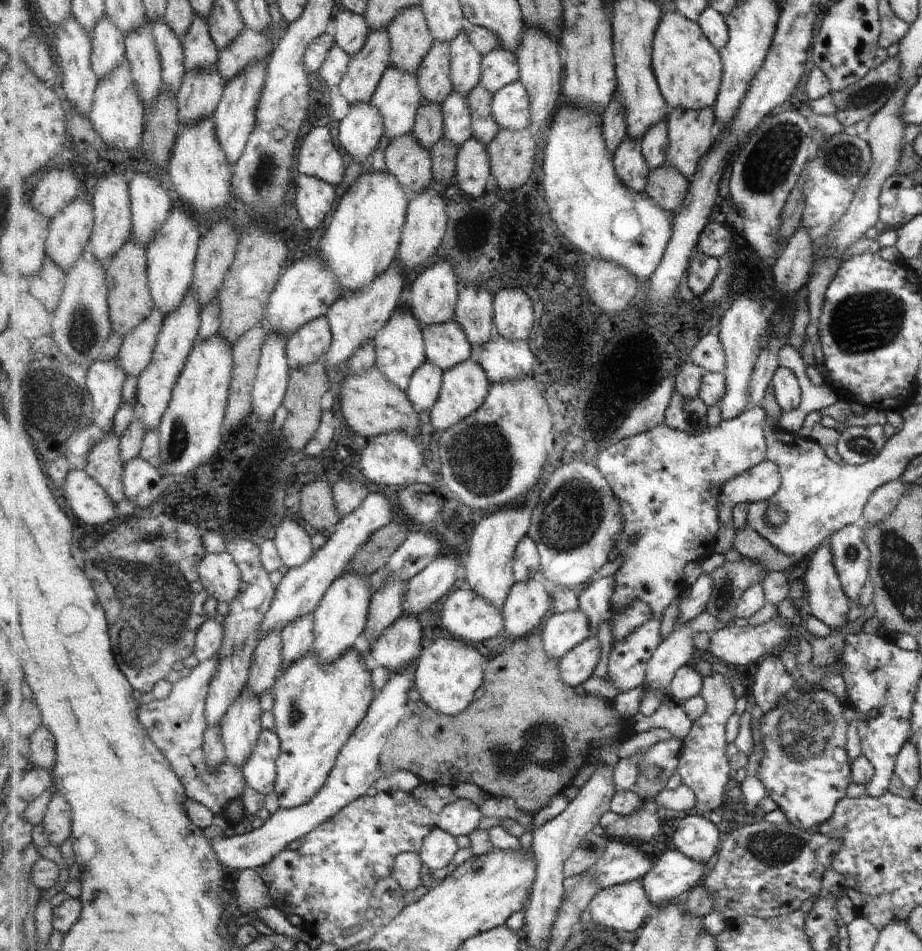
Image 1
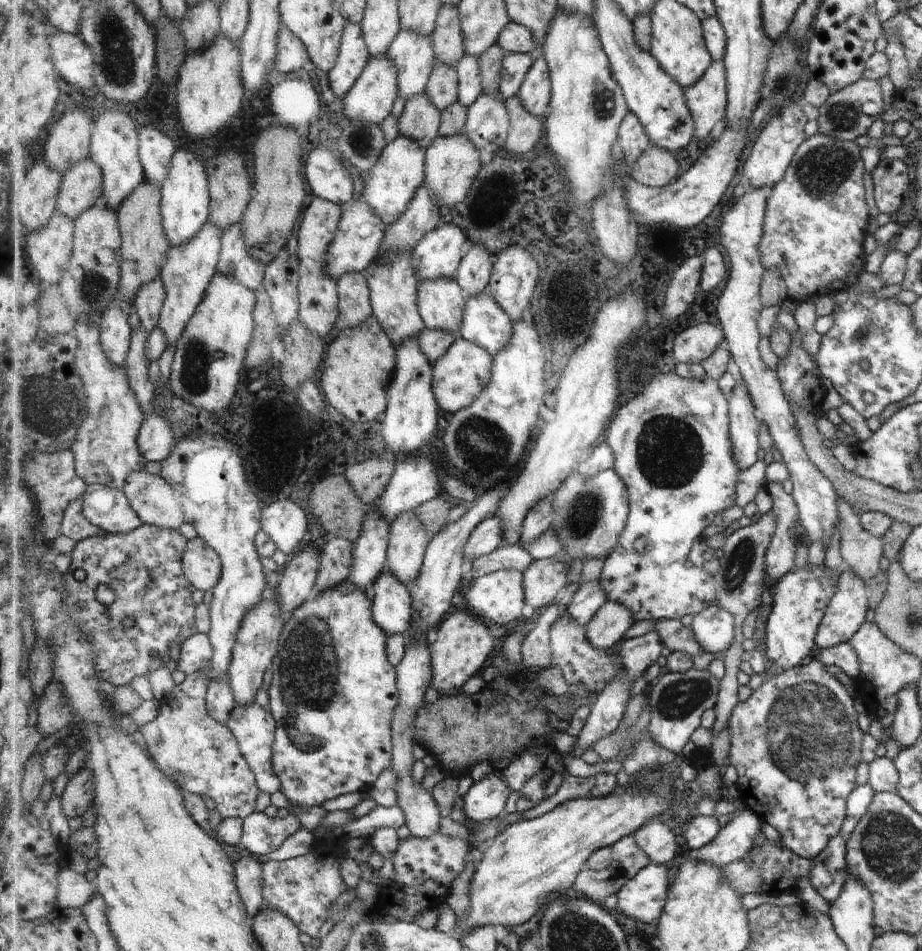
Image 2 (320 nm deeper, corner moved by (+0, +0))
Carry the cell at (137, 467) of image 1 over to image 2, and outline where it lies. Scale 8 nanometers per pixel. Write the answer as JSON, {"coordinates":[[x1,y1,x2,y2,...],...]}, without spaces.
{"coordinates":[[153,411,144,417,138,445,141,454,149,462,164,461,172,453,175,444,173,428,163,416]]}

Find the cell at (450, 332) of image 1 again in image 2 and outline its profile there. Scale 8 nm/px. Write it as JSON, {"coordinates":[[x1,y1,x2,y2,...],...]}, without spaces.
{"coordinates":[[443,277,432,281,423,281,419,286,418,297,420,313,427,328,450,332,456,336,456,340,463,338,461,327,464,321,467,294,457,279]]}

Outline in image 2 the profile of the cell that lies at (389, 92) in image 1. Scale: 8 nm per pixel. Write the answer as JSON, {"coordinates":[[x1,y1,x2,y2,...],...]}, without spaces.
{"coordinates":[[402,28,387,55,398,68,401,98,408,101,426,92,437,61,431,36]]}

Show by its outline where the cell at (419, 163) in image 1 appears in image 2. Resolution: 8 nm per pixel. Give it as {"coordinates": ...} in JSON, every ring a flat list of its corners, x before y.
{"coordinates":[[425,92,406,101,399,118,399,134,415,139,428,149,440,136,442,112]]}

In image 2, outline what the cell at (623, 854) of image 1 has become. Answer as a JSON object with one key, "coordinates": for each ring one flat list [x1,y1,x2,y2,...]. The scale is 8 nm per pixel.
{"coordinates":[[649,822,634,834,638,845,653,863,669,864,677,854,675,834,663,822]]}

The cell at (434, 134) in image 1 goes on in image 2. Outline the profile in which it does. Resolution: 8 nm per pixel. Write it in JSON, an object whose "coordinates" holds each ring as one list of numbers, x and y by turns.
{"coordinates":[[436,61,426,93,441,112,459,100,459,82,456,67]]}

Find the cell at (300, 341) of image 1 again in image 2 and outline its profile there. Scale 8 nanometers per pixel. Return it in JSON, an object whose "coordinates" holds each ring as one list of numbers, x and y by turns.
{"coordinates":[[313,195,305,209,302,223,298,230,298,252,300,254,300,309,299,318,303,319,325,340,331,337,333,326,340,325,340,292,338,281,329,276,325,270,325,258,342,217,344,206,333,201]]}

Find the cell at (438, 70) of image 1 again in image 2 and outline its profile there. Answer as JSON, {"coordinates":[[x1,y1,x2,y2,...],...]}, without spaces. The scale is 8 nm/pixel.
{"coordinates":[[442,5,431,37,437,60,456,67,467,53,459,6]]}

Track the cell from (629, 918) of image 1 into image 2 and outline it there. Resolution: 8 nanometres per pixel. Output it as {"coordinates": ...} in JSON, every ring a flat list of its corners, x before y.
{"coordinates":[[652,862,618,892,617,909,625,916,655,923,664,913,669,889,669,868]]}

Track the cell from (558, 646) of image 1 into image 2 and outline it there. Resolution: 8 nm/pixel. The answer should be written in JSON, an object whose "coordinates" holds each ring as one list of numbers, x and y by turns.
{"coordinates":[[589,580,579,584,578,590,566,608,577,622,586,626,607,601,608,594,600,580]]}

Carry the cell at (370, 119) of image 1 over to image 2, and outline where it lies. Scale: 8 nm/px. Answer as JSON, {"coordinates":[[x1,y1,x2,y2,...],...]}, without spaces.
{"coordinates":[[388,55,370,57,360,80,356,82,351,92,343,100,345,116,358,121,383,122,387,116,391,116,391,110,393,110,395,100,399,97,399,92,399,72,393,59]]}

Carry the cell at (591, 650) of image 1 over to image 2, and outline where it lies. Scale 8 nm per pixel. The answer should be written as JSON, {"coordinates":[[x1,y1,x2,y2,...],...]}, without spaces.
{"coordinates":[[607,601,593,617,591,622,586,624,587,634,590,641,598,647,611,647,615,646,619,641,625,638,625,632,635,624,632,612,629,607,615,601]]}

